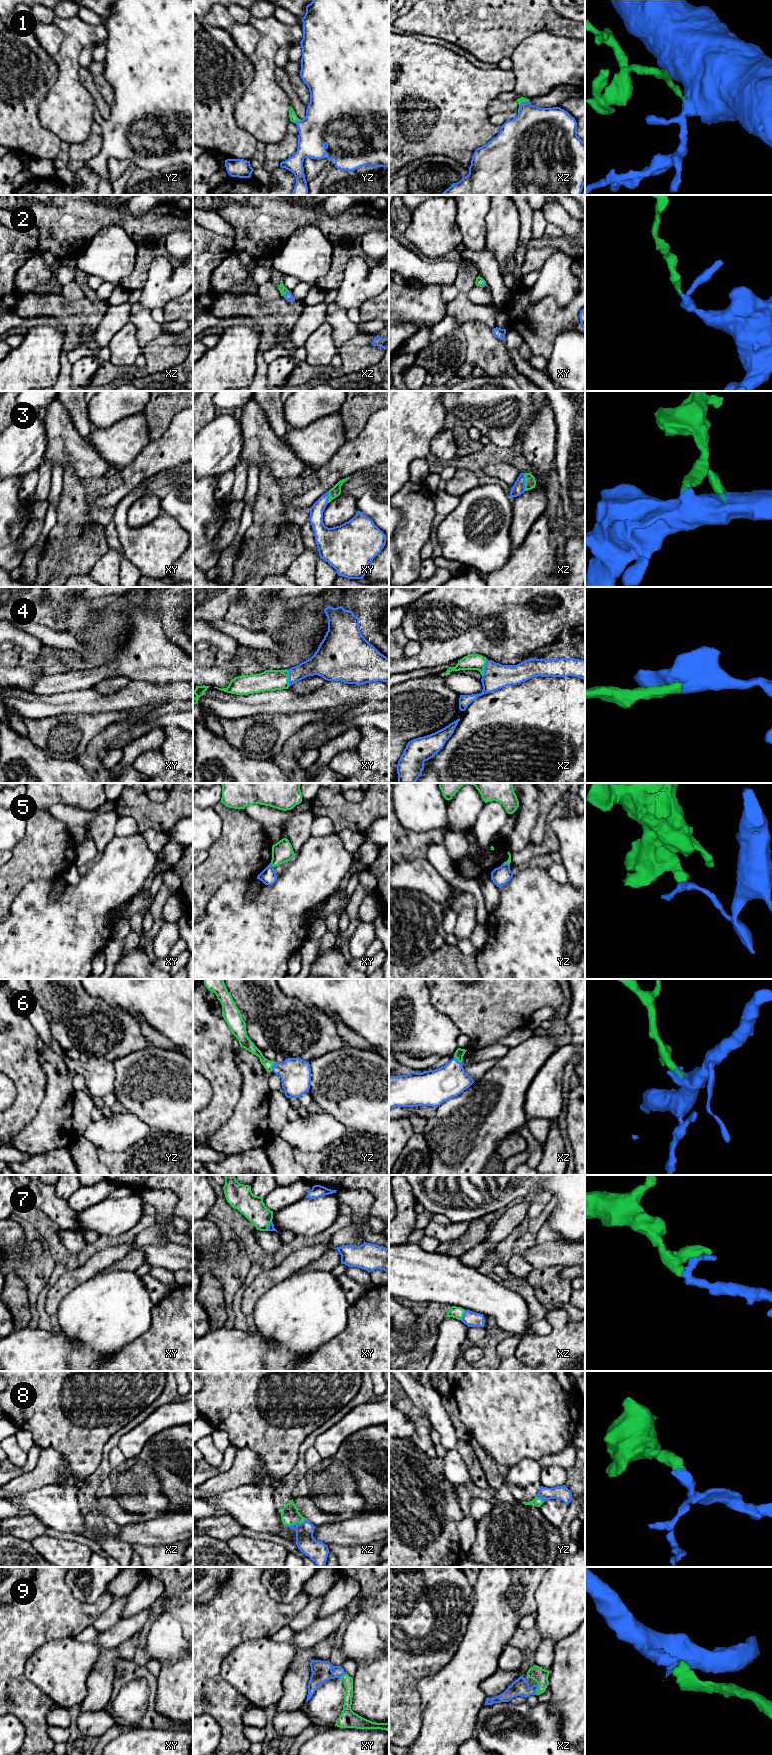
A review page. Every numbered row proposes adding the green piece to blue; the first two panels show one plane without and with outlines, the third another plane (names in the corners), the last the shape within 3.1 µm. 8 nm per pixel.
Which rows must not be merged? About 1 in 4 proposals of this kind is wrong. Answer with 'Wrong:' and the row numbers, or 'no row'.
Wrong: 5

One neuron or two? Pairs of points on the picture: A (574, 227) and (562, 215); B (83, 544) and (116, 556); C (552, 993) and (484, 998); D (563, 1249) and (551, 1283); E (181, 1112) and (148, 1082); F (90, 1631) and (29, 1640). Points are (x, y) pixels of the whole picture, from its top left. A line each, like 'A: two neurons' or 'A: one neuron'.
A: one neuron
B: two neurons
C: one neuron
D: two neurons
E: one neuron
F: two neurons

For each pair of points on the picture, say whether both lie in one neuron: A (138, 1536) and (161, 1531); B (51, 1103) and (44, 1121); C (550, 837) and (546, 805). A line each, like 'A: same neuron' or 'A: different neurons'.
A: same neuron
B: same neuron
C: different neurons

